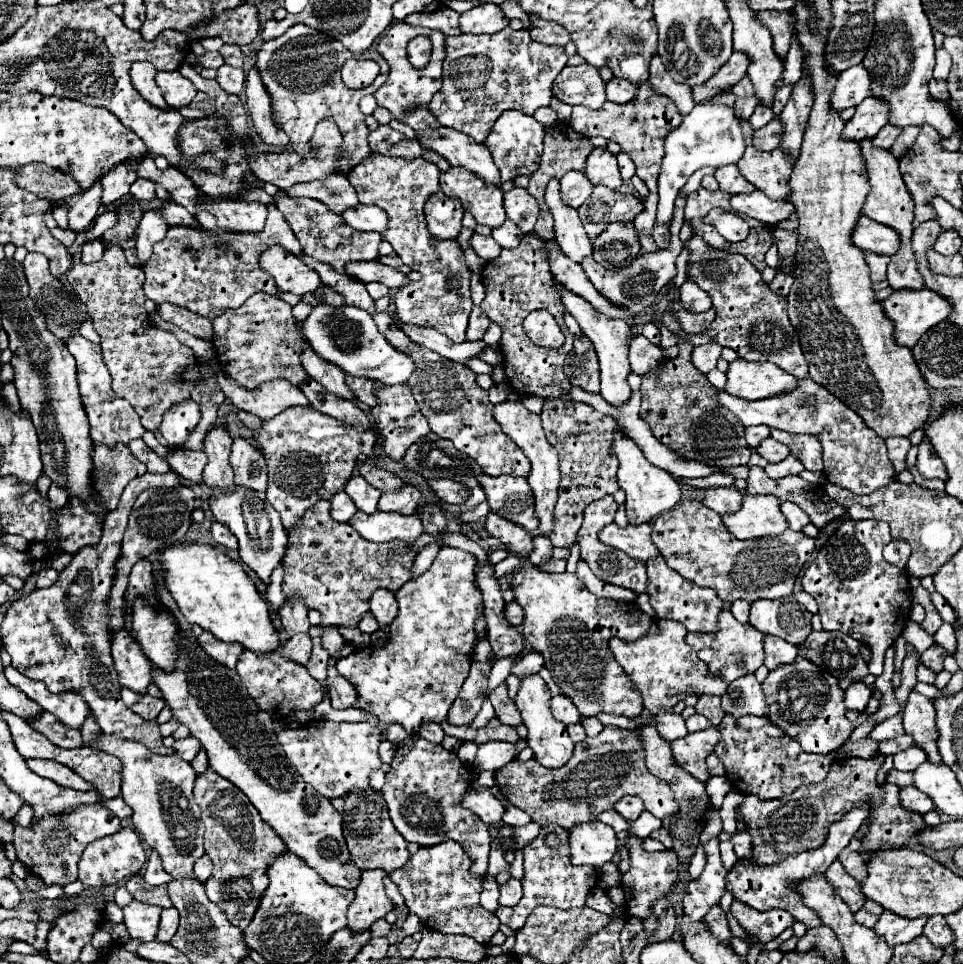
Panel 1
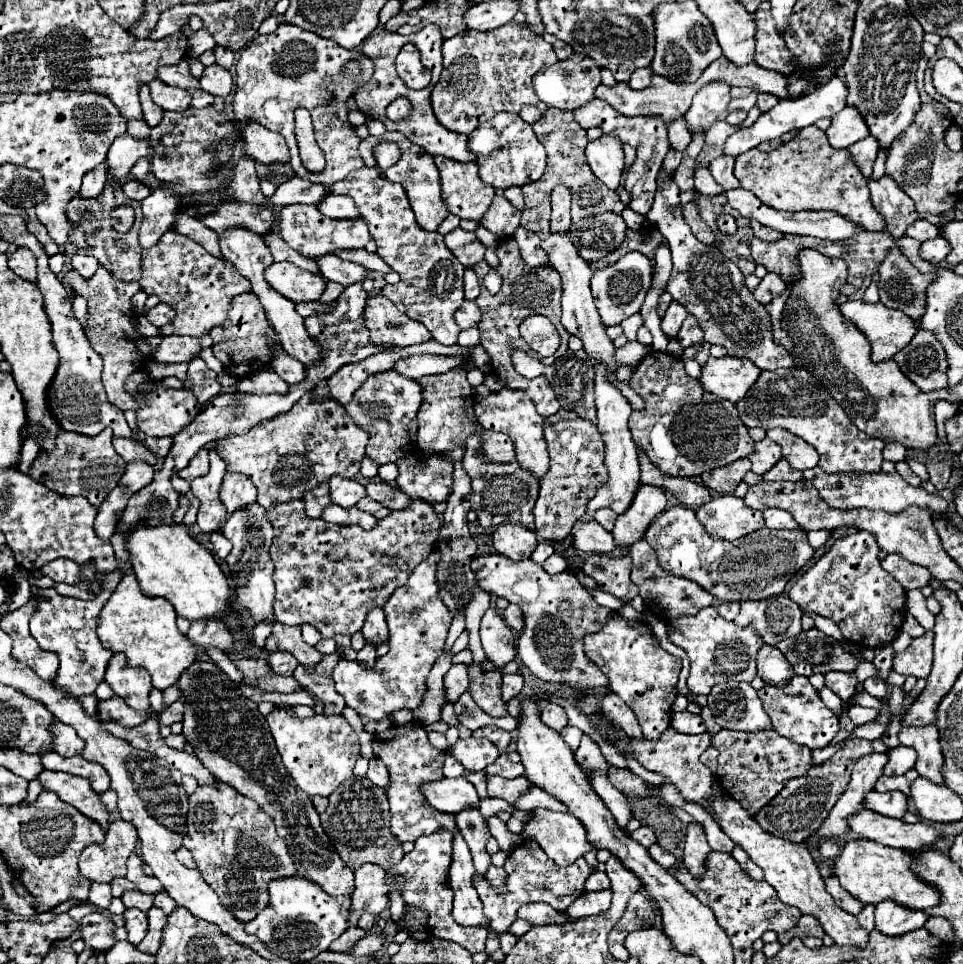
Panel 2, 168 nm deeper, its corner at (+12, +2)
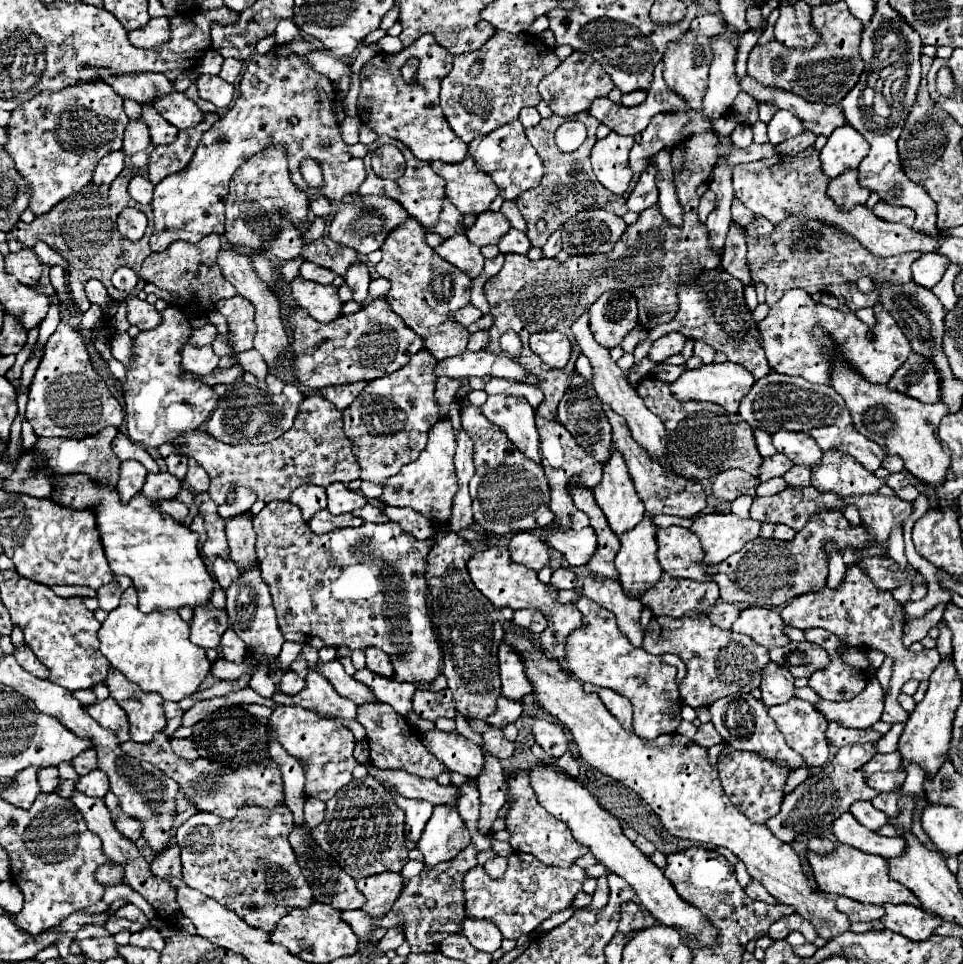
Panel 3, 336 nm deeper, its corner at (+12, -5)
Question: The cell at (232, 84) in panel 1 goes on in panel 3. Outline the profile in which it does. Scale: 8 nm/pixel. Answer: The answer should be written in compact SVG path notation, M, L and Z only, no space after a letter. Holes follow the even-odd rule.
M200 75L196 85L198 85L200 97L214 103L220 109L228 107L234 97L234 85L224 83L220 77L214 77L214 75Z

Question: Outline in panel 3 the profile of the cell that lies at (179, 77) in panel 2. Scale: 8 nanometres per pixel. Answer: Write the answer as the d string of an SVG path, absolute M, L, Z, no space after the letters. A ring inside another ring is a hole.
M100 69L100 79L106 81L120 97L130 97L134 101L150 103L156 97L168 95L172 89L172 81L162 73L112 73L108 69Z

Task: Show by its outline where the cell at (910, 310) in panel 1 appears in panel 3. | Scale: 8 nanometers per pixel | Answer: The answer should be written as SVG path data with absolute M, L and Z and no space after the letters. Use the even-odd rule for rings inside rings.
M790 289L788 293L782 295L782 299L770 307L770 313L766 315L764 321L758 323L760 331L760 343L766 353L766 359L772 367L772 371L782 373L782 375L798 375L804 377L810 383L824 383L832 385L830 379L830 361L822 355L822 341L812 337L812 327L822 327L824 333L836 343L836 349L840 357L854 369L858 371L866 381L884 385L890 381L890 377L896 373L900 365L908 359L912 353L908 339L904 337L902 329L898 323L892 319L888 311L882 307L874 309L876 325L870 329L866 323L862 323L856 313L842 313L838 309L830 309L822 303L812 301L804 291L800 289Z

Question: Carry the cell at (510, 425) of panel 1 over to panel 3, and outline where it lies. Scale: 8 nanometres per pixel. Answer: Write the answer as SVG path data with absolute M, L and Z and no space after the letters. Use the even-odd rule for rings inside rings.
M490 395L482 405L482 413L512 439L512 443L532 461L540 463L538 433L534 425L534 409L524 397Z

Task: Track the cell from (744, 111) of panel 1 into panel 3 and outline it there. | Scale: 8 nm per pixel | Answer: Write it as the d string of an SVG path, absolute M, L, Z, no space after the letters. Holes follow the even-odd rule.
M738 125L730 137L732 137L732 143L734 143L736 147L740 147L740 149L752 145L752 129L750 129L750 127Z

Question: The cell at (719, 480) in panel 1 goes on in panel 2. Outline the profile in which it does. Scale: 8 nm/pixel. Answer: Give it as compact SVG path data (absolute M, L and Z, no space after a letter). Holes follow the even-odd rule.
M740 458L736 462L730 462L728 466L722 466L722 468L716 468L716 470L708 470L700 478L702 478L704 486L708 486L710 490L732 494L734 488L738 486L738 482L742 480L742 476L748 470L750 470L748 458Z

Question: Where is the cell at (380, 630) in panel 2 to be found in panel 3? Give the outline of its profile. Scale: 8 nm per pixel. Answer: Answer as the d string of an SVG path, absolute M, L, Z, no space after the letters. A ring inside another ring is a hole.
M372 647L366 649L366 669L370 669L372 673L376 673L380 677L386 677L386 679L394 677L390 657L380 649L372 649Z

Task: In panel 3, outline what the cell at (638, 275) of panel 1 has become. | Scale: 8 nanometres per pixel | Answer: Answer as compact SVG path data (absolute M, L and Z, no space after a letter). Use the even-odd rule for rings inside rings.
M608 291L588 311L594 339L612 349L638 325L638 307L632 293Z

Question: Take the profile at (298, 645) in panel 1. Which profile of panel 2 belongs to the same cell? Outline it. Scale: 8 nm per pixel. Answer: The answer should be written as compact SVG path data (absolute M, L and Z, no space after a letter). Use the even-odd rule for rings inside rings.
M268 652L268 664L272 666L272 670L276 670L276 674L292 674L294 668L298 666L298 660L290 654L290 652Z

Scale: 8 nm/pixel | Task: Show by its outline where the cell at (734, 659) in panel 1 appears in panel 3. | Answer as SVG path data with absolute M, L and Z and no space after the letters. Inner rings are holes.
M684 615L680 619L674 617L652 617L646 627L646 637L642 645L652 655L678 655L686 663L686 677L680 683L680 697L684 705L694 709L708 707L716 699L734 695L734 693L750 693L760 685L762 669L770 663L768 651L754 643L748 635L734 631L720 631L716 625L708 621L706 615Z

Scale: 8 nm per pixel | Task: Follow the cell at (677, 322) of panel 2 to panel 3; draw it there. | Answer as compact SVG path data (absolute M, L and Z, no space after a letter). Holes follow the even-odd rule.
M668 333L666 337L660 337L658 341L654 341L654 345L652 345L650 353L648 353L648 359L652 363L662 363L668 357L680 353L684 343L686 343L686 337L682 337L680 333Z

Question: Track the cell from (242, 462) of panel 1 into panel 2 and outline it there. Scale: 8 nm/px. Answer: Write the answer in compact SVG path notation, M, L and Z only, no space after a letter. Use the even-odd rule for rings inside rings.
M226 470L224 474L224 484L220 488L220 498L224 500L224 506L228 512L238 510L240 506L246 506L248 502L256 500L256 488L252 486L250 478L244 474Z

